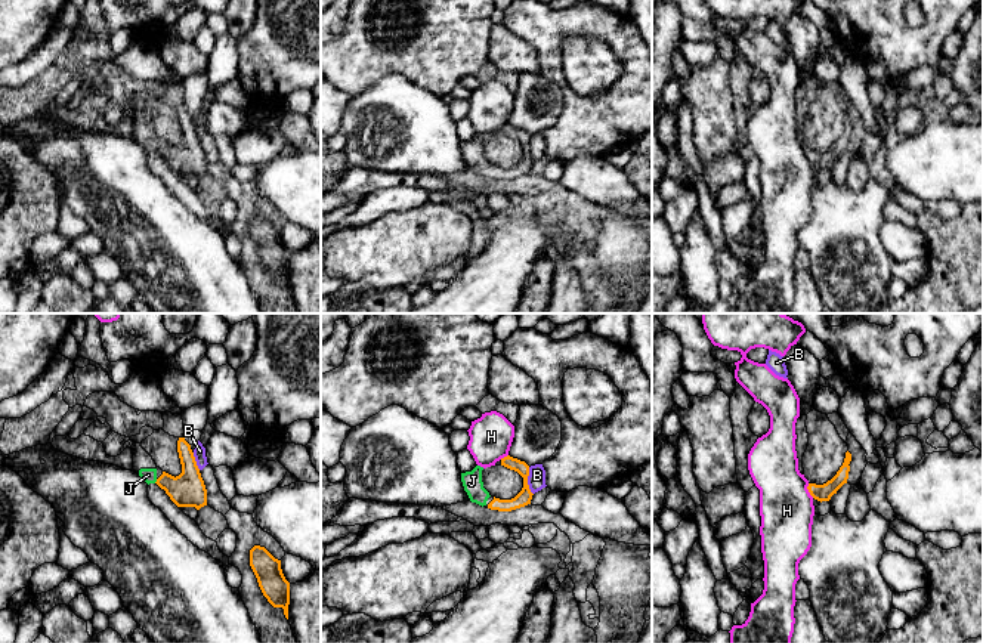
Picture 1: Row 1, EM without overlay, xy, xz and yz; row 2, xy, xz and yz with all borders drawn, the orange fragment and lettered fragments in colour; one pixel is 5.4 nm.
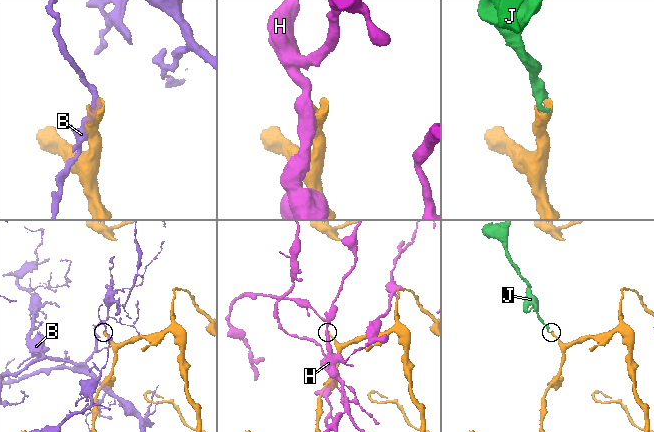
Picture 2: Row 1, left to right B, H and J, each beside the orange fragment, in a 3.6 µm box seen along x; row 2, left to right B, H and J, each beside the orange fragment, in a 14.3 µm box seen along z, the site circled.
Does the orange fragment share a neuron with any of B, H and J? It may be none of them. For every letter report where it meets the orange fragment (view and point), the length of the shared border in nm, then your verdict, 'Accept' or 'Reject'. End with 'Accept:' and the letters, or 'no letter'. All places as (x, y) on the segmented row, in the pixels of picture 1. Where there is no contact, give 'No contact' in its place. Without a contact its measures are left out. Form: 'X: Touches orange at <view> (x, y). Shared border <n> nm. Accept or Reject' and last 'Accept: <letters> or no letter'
B: Touches orange at xz (526, 481). Shared border 150 nm. Reject
H: Touches orange at yz (809, 491). Shared border 90 nm. Reject
J: Touches orange at xy (157, 481). Shared border 30 nm. Accept
Accept: J

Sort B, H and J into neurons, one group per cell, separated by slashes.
B / H / J

